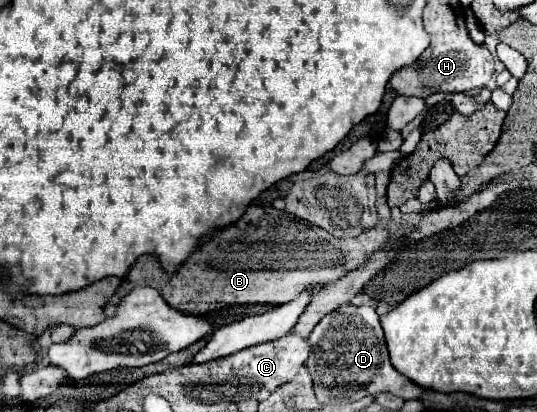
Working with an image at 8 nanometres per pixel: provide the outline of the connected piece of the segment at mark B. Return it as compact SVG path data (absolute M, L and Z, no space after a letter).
M377 171L375 175L379 223L377 227L363 231L359 237L335 239L321 227L301 221L291 213L279 211L275 207L263 209L253 205L237 223L229 225L229 229L221 229L209 237L173 277L161 269L157 259L139 257L139 261L133 265L117 289L115 297L105 305L105 315L113 317L123 295L129 295L129 291L135 289L141 281L157 281L157 291L165 297L165 301L173 309L187 313L209 313L229 305L281 305L289 299L295 299L301 291L305 291L305 287L319 291L321 287L335 283L337 279L345 277L345 273L359 269L367 259L371 259L373 253L391 249L393 245L393 237L389 235L389 205L385 201L391 173Z

